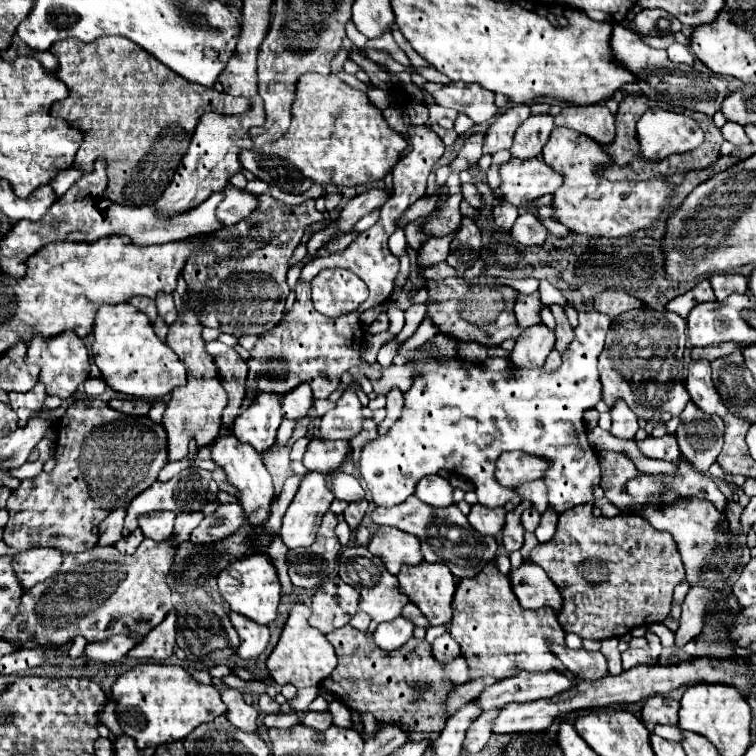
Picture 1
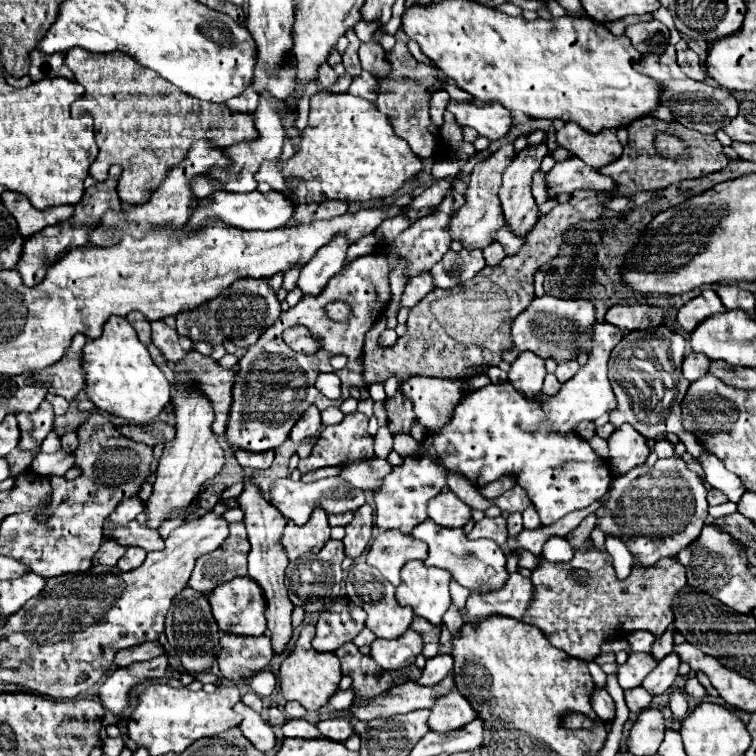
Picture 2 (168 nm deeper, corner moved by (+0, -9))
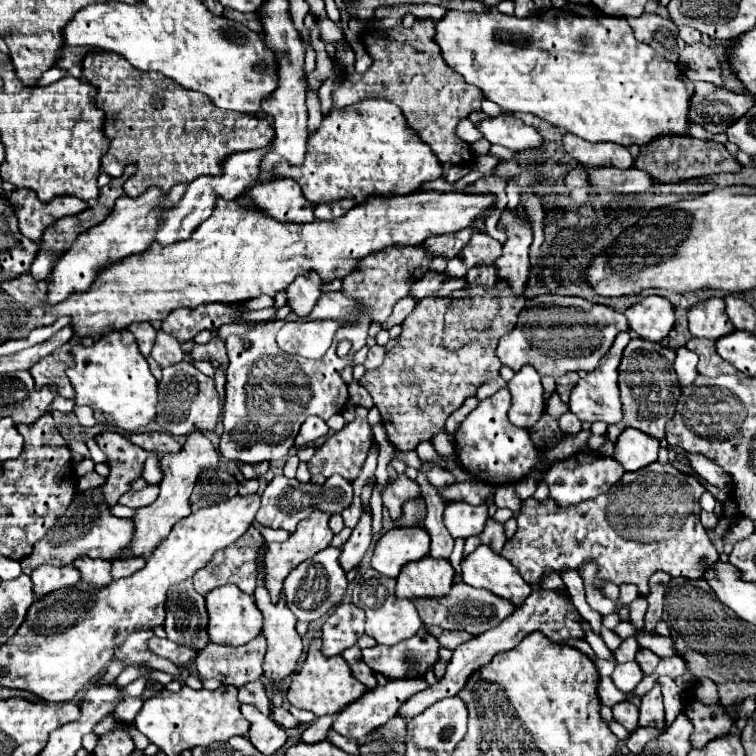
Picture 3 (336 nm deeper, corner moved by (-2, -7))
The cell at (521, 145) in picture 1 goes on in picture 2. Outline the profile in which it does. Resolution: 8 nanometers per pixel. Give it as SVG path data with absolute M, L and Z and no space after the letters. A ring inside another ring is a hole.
M545 144L525 148L511 160L509 168L503 174L503 186L499 190L503 216L507 220L507 226L519 236L527 236L539 218L539 210L531 194L531 176L535 170L539 170L545 154Z

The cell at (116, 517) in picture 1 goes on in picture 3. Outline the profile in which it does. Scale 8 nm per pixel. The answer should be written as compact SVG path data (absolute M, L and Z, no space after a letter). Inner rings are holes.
M149 484L145 490L139 490L139 492L131 490L129 494L121 496L121 498L119 498L119 504L129 506L129 508L133 508L133 510L139 510L139 508L149 506L155 498L157 498L157 486L151 486L151 484Z

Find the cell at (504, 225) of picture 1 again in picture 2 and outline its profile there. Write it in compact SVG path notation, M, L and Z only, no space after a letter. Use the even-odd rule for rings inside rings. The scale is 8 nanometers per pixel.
M493 242L491 246L487 246L487 248L483 250L483 256L485 256L485 264L489 264L489 266L497 266L497 264L505 258L503 248L501 248L501 244L497 244L497 242Z

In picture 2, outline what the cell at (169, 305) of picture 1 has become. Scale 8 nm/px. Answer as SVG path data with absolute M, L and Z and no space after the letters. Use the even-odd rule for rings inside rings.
M161 320L151 322L151 328L153 328L153 344L161 350L161 354L165 356L167 362L177 362L185 356L185 352L179 346L179 336L173 328L169 328Z

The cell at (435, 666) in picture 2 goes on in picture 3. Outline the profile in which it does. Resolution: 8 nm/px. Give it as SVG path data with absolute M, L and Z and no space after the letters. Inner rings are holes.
M421 676L421 678L401 678L401 680L389 680L385 686L377 686L375 690L367 690L363 696L361 696L361 702L355 702L355 704L349 704L341 714L339 718L333 722L333 730L345 738L353 738L353 740L361 740L363 736L367 736L371 730L375 730L377 726L385 724L391 716L397 714L399 706L403 702L407 702L409 696L425 690L429 684L427 680Z

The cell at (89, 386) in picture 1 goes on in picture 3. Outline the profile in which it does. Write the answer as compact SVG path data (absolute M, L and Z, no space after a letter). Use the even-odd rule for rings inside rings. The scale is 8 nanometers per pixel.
M75 406L73 412L77 414L81 426L95 426L95 422L97 422L95 420L95 412L89 406Z

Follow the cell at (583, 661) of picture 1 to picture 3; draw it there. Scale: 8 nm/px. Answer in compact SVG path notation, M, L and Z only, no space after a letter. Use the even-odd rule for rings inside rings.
M619 702L613 706L613 716L619 724L623 724L627 728L627 732L633 732L637 728L639 708L633 706L631 702Z

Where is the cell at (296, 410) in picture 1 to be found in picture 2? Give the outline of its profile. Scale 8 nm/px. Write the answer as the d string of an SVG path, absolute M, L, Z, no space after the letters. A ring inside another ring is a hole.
M309 406L309 410L301 416L301 420L295 424L295 428L291 430L291 440L295 444L307 440L307 438L313 438L321 432L323 424L321 424L321 412L317 410L317 406Z

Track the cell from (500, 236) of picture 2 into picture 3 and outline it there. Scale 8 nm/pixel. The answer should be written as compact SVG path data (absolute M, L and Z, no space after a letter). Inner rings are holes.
M473 232L471 242L453 260L449 260L445 270L453 276L465 276L467 270L477 264L493 264L501 256L501 250L503 244L493 240L489 234Z

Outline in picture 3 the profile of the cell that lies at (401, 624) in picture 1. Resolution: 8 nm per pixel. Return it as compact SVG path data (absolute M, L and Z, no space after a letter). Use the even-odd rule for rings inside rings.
M423 628L409 640L403 640L395 646L373 646L363 650L363 662L373 670L397 678L417 678L425 676L429 664L437 660L439 642L429 636Z

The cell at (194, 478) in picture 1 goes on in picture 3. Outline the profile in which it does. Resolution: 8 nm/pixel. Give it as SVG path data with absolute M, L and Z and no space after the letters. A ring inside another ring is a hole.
M81 556L73 564L81 570L81 580L91 582L93 588L103 588L105 584L109 584L113 580L109 560L93 560L93 558Z

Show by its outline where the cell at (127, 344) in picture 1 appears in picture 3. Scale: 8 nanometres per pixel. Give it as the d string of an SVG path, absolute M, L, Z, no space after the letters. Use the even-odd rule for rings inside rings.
M111 330L91 348L77 344L73 348L75 366L67 368L67 376L77 392L75 404L91 406L105 416L105 422L127 432L147 426L157 414L157 380L149 370L145 356L137 348L133 334L123 330Z

